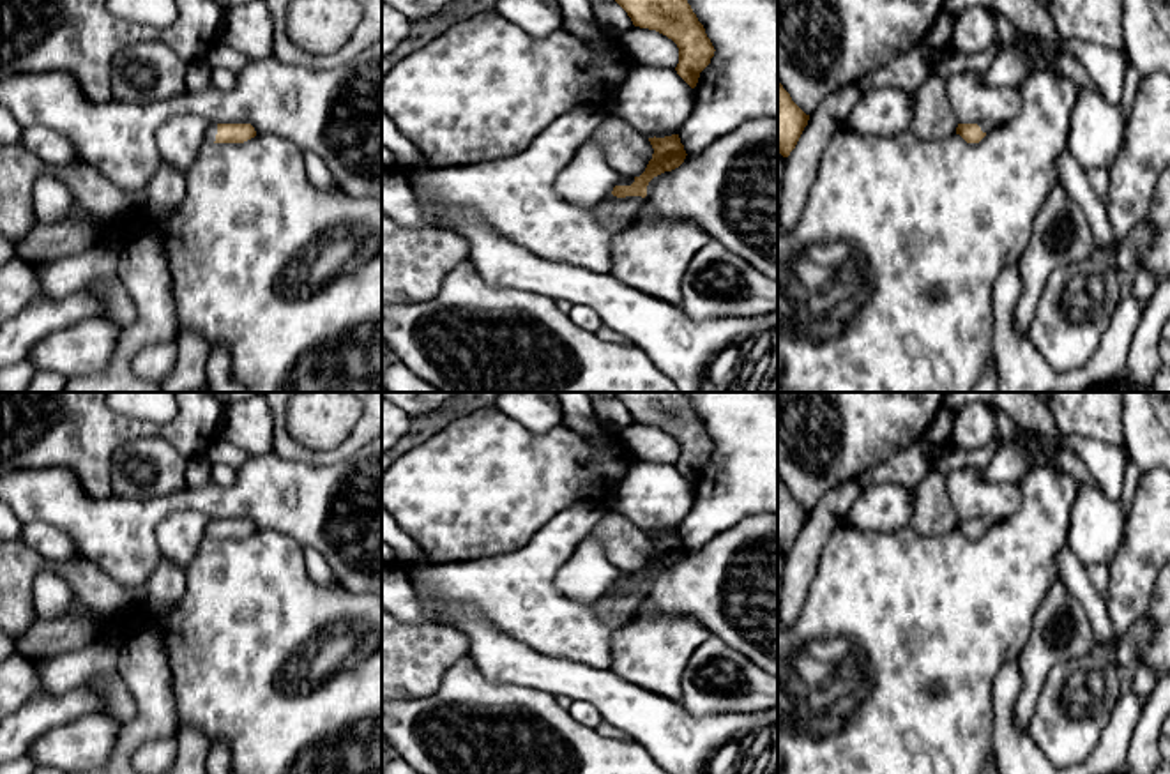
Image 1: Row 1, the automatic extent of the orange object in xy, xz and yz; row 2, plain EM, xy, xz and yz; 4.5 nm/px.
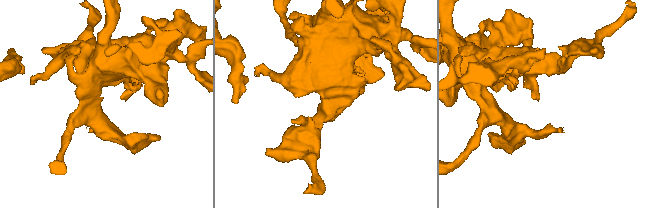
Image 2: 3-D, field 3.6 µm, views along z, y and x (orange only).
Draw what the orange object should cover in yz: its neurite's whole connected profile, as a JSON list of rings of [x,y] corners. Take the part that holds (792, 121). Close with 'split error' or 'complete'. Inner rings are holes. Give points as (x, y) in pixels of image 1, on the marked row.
[[[778,78],[778,152],[788,157],[795,148],[809,115],[806,115],[783,88]]]; complete

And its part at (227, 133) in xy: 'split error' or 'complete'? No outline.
split error

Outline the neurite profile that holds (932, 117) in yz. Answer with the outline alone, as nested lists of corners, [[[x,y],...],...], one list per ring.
[[[937,74],[928,76],[915,90],[908,133],[921,141],[938,141],[954,134],[956,127],[946,80]]]

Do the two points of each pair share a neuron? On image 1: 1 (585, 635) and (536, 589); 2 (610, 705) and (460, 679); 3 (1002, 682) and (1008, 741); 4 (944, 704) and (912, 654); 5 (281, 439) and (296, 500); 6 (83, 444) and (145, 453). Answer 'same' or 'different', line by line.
1: same
2: different
3: same
4: same
5: different
6: different

